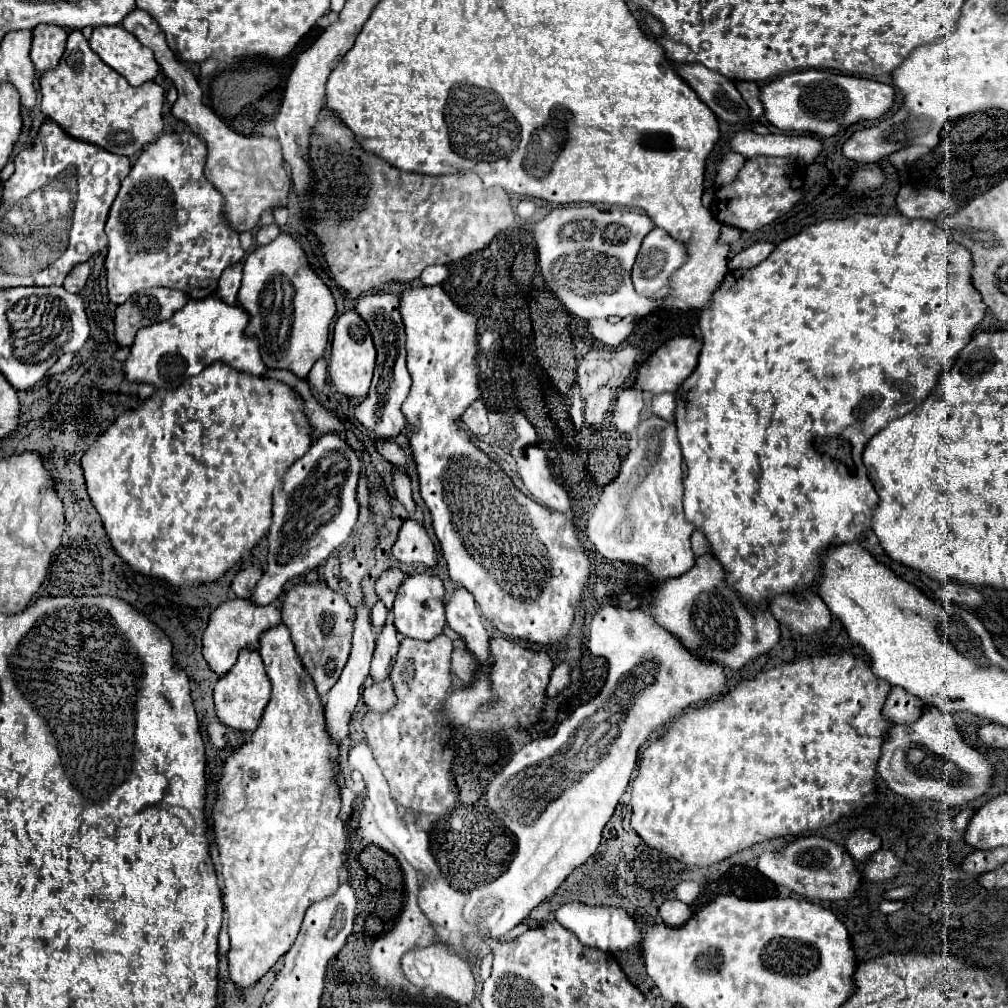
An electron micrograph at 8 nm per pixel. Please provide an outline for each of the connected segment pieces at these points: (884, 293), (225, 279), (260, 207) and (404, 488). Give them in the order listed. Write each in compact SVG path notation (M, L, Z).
M856 213L846 219L830 219L810 225L798 235L778 243L770 257L756 267L734 269L724 275L724 281L712 295L710 305L704 309L700 319L702 351L698 365L676 391L676 427L688 467L688 475L684 479L684 515L706 535L712 555L724 569L726 583L730 583L740 597L748 599L754 607L768 609L774 597L784 593L818 593L826 551L834 545L864 541L864 535L872 529L878 493L868 479L868 471L862 463L862 451L874 433L898 415L912 411L930 395L944 369L950 369L956 363L960 351L972 339L976 325L986 313L986 303L972 283L972 269L972 253L962 243L956 243L948 231L934 221L908 219L902 213Z
M242 261L226 267L226 273L222 273L222 277L220 277L216 295L220 295L226 303L234 303L238 289L240 289L240 279L242 279Z
M134 9L128 13L122 21L122 27L138 37L138 41L146 47L150 47L156 55L156 61L164 69L166 77L174 81L178 89L178 101L172 107L172 115L186 123L196 135L206 139L208 145L208 161L206 161L206 179L214 183L224 193L226 201L226 219L230 221L232 227L236 227L238 233L250 231L256 227L260 221L260 215L264 209L276 207L280 203L288 201L288 191L290 191L290 177L284 169L284 159L282 159L282 149L276 139L262 137L262 143L244 135L238 135L232 131L208 105L202 101L202 89L198 85L198 79L192 75L192 71L182 65L170 47L166 45L164 33L158 29L156 21L142 9Z
M392 465L392 487L394 487L394 495L398 497L398 501L406 507L408 513L412 513L416 505L414 505L412 491L410 491L410 479L408 479L408 475L406 475L400 467L396 467L396 465Z

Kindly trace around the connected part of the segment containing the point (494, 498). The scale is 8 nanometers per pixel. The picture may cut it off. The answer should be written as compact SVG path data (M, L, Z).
M404 285L402 293L400 293L400 315L402 315L402 321L404 321L404 327L406 327L406 359L408 359L408 371L412 375L412 389L410 389L410 395L406 397L404 405L402 405L402 413L404 417L408 419L408 425L410 425L410 431L408 431L408 443L410 443L410 449L412 449L412 457L414 457L414 463L416 463L416 471L418 471L418 481L420 481L420 495L424 499L424 503L428 505L430 509L430 515L432 515L432 527L434 527L434 533L442 545L442 555L448 563L448 573L450 573L450 579L456 583L456 585L462 585L464 589L468 589L482 615L496 627L500 629L504 635L510 635L510 637L518 637L518 639L530 639L534 643L554 643L558 639L562 639L570 627L572 627L572 621L574 621L574 611L576 611L576 605L586 589L586 583L590 579L590 557L578 537L578 529L572 521L570 515L566 513L556 513L556 511L550 511L548 507L536 503L534 499L526 497L514 483L512 479L502 471L502 467L492 461L478 445L476 441L470 437L470 433L460 427L460 417L464 415L464 411L480 397L480 391L478 391L478 363L476 363L476 355L478 355L478 341L477 341L477 320L472 313L466 313L462 311L446 293L440 285L432 285L432 287L418 287L418 285Z

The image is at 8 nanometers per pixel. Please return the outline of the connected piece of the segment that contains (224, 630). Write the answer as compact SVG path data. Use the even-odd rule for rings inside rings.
M228 599L220 607L216 607L214 613L210 615L210 623L202 639L202 655L218 675L224 675L236 663L240 649L244 647L258 649L258 639L268 629L280 623L282 623L282 599L276 599L270 605L254 605L250 599Z

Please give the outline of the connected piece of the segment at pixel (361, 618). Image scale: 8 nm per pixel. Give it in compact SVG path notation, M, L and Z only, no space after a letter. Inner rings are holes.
M360 605L356 611L356 619L354 619L354 647L350 653L350 659L338 679L338 683L330 689L326 703L324 703L324 713L326 713L326 731L330 735L330 741L334 745L340 745L348 733L350 733L350 719L352 719L352 711L356 709L356 703L360 699L360 687L364 683L364 679L370 673L370 661L372 661L372 653L374 653L374 635L370 631L370 611Z

